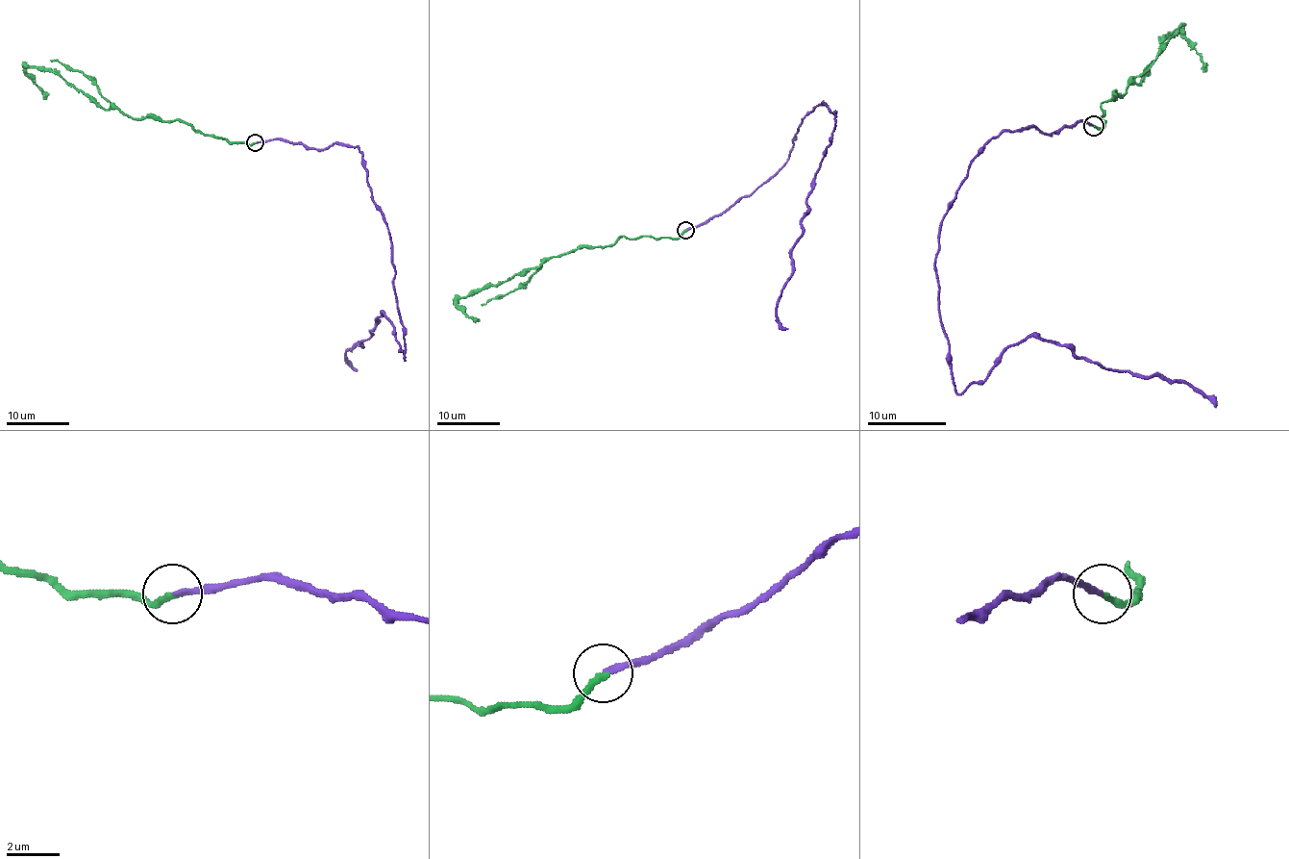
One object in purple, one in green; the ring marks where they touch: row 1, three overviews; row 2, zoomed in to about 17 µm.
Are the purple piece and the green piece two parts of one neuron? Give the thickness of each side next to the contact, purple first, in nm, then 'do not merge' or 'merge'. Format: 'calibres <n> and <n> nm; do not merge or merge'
calibres 190 and 280 nm; merge

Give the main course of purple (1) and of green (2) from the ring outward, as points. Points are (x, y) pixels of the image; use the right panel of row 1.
1: (1094, 126), (1003, 132), (971, 164), (935, 259), (954, 391), (1041, 338), (1192, 385), (1215, 408)
2: (1094, 126), (1103, 124), (1102, 104), (1131, 83), (1139, 85), (1160, 43), (1177, 32), (1205, 71)

